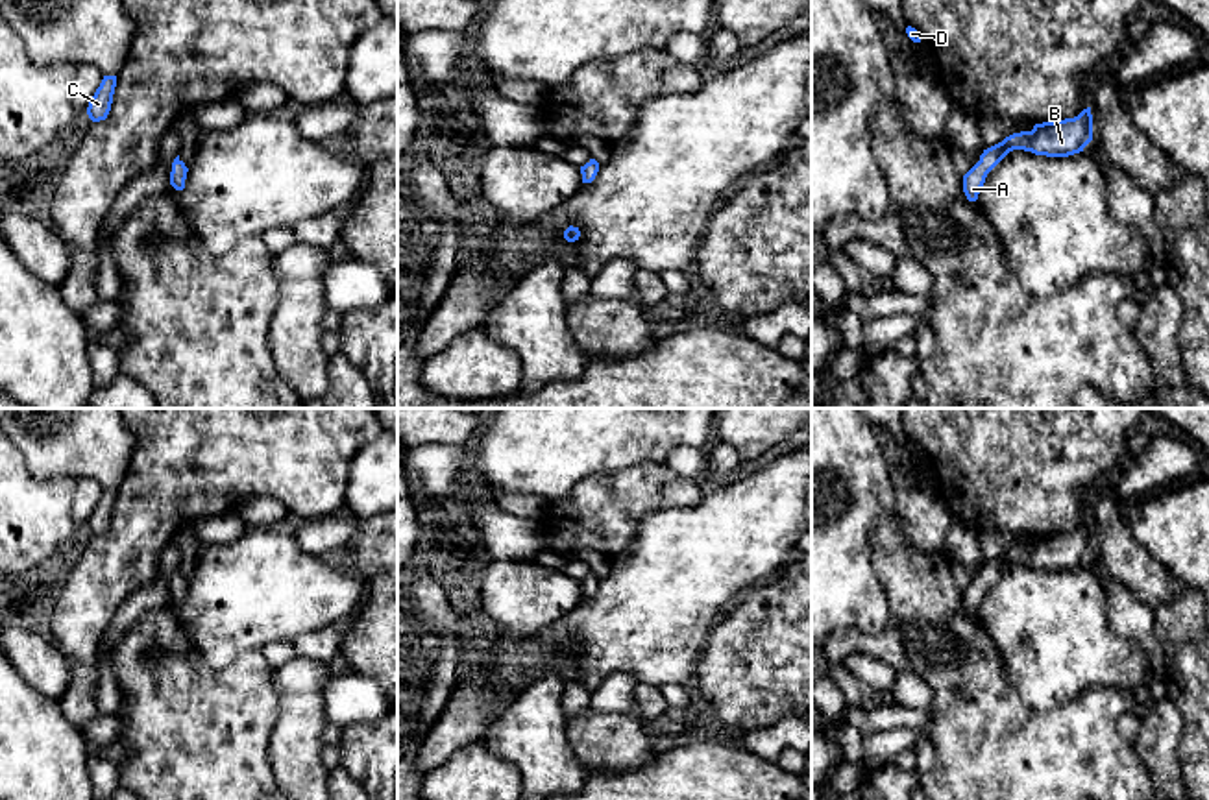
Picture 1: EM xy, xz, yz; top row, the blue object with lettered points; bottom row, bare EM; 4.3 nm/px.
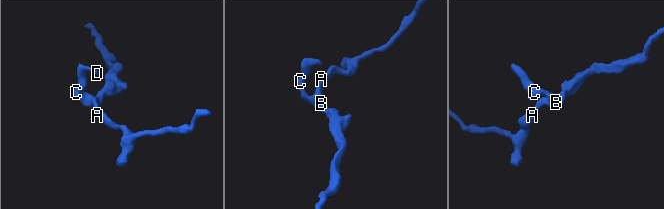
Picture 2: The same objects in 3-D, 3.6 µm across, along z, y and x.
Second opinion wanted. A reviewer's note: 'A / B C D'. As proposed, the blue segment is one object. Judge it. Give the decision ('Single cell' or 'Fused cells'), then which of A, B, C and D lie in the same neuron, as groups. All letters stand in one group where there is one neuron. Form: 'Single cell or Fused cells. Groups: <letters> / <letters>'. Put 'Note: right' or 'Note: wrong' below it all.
Single cell. Groups: A B C D
Note: wrong

